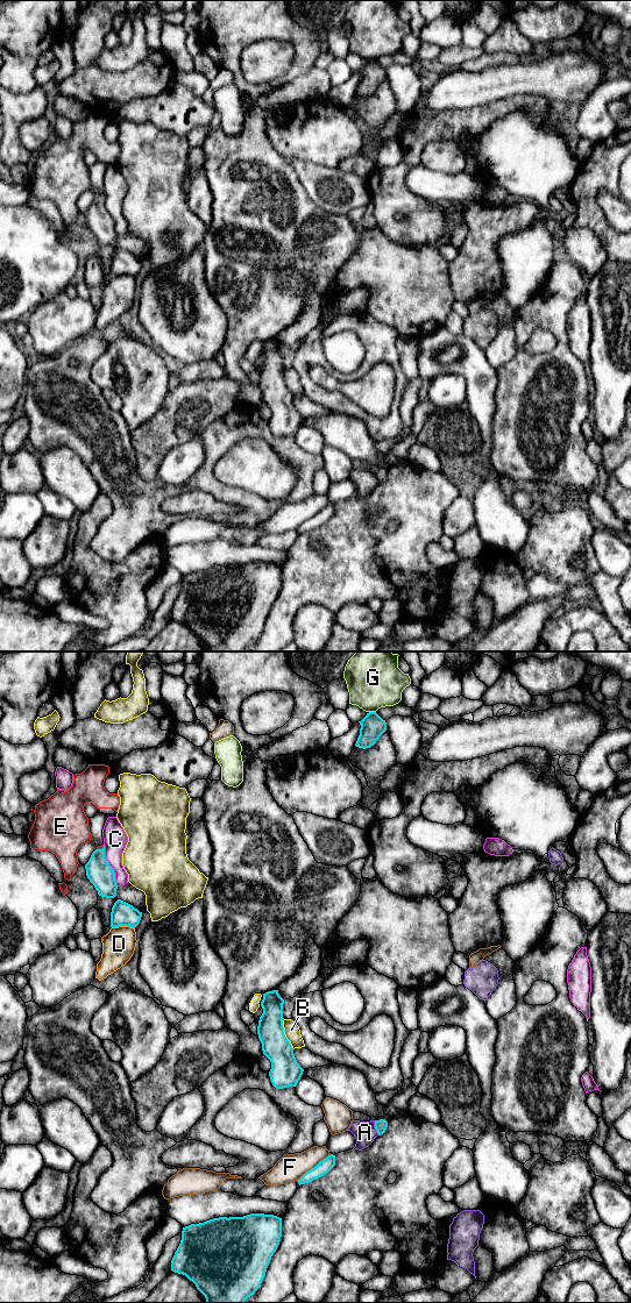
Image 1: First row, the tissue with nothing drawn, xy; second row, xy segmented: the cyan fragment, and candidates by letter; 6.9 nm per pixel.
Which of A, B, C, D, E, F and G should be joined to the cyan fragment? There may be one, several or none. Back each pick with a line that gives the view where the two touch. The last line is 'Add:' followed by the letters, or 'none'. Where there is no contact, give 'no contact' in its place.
E: meets cyan in xy
Add: E

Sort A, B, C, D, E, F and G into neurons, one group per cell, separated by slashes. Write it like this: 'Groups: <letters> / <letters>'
Groups: A / B / C / D / E / F / G

